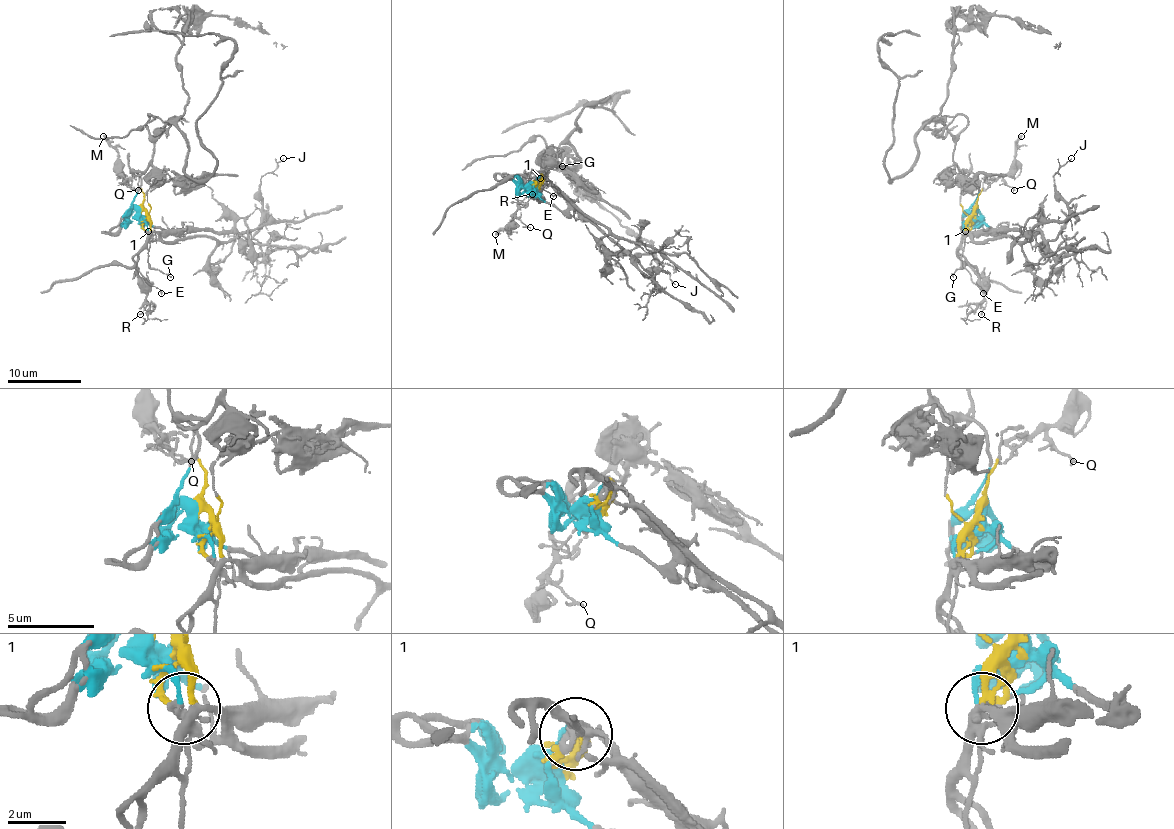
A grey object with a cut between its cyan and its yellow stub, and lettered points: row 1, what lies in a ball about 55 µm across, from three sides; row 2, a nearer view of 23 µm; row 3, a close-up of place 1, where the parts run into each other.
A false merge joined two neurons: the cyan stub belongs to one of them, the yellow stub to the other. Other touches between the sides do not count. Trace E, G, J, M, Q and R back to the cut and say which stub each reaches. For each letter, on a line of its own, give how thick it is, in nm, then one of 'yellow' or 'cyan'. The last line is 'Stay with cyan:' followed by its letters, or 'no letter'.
E: calibre 120 nm; yellow
G: calibre 130 nm; yellow
J: calibre 100 nm; yellow
M: calibre 280 nm; yellow
Q: calibre 130 nm; yellow
R: calibre 140 nm; yellow
Stay with cyan: no letter

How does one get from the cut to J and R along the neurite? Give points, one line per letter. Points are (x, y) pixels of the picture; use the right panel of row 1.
J: (974, 211), (966, 231), (1038, 231), (1053, 241), (1068, 215), (1068, 202), (1055, 189), (1053, 178), (1071, 158)
R: (974, 211), (957, 252), (976, 274), (978, 287), (985, 294), (981, 314)

